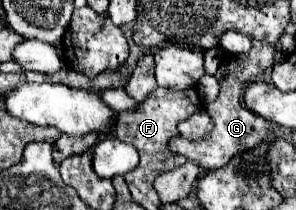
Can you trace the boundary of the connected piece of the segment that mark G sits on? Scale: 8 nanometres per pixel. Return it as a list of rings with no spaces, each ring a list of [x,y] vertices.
[[[252,38],[252,48],[244,54],[236,54],[236,56],[224,56],[220,62],[218,72],[214,74],[218,84],[220,84],[220,94],[216,100],[204,104],[204,110],[208,112],[208,116],[212,118],[214,126],[212,132],[200,140],[186,140],[184,136],[176,136],[170,140],[170,150],[176,154],[184,154],[186,158],[198,162],[204,170],[214,170],[214,168],[222,168],[224,164],[230,162],[230,158],[236,152],[242,150],[250,150],[256,144],[260,144],[266,138],[272,138],[272,122],[256,116],[254,112],[250,112],[244,104],[242,104],[242,94],[246,90],[248,84],[252,84],[256,80],[256,76],[264,74],[266,68],[272,68],[274,64],[278,64],[280,60],[276,58],[278,50],[274,44],[266,44],[260,40]]]

